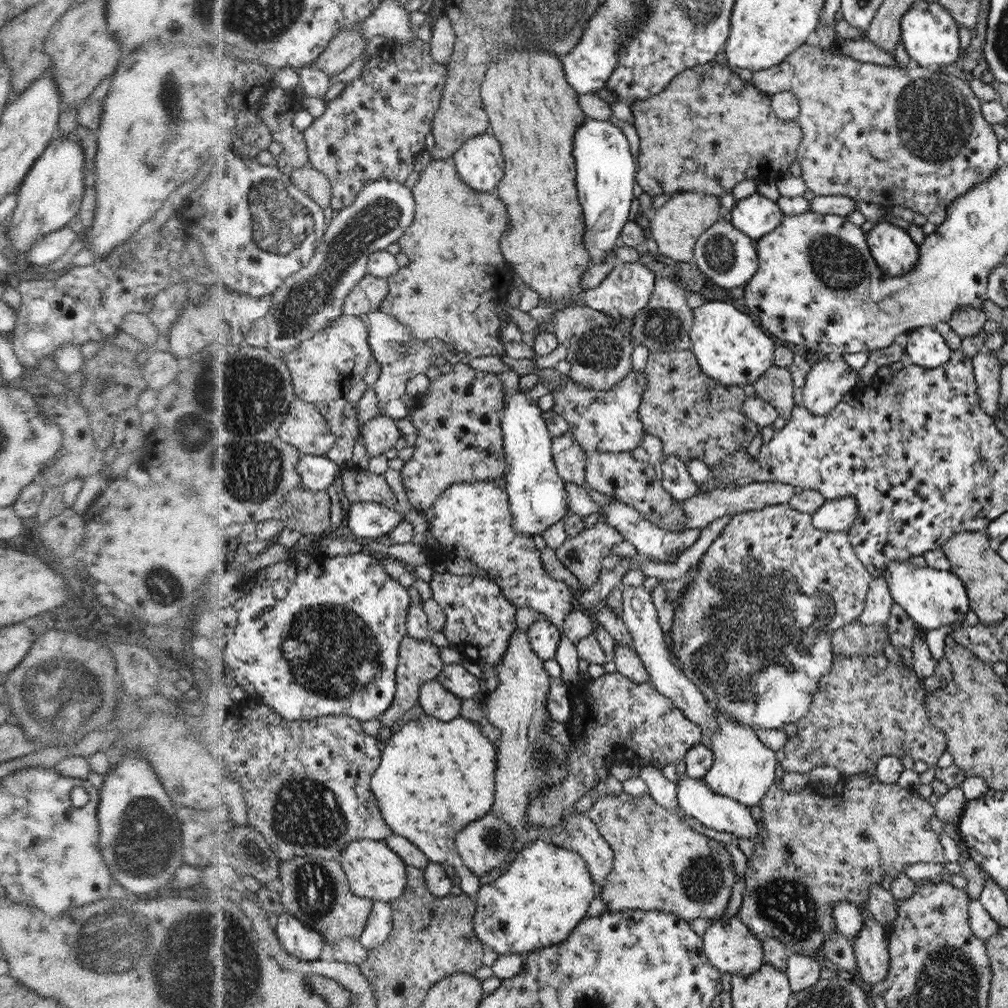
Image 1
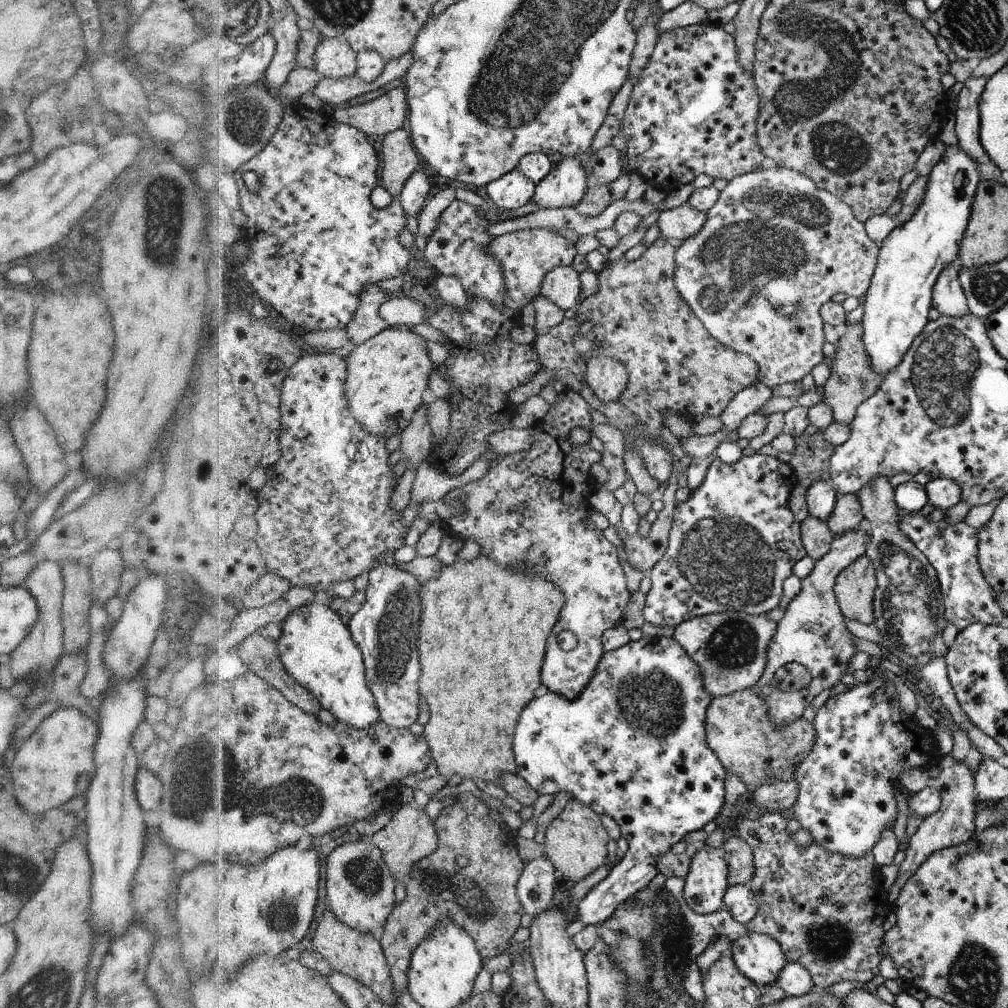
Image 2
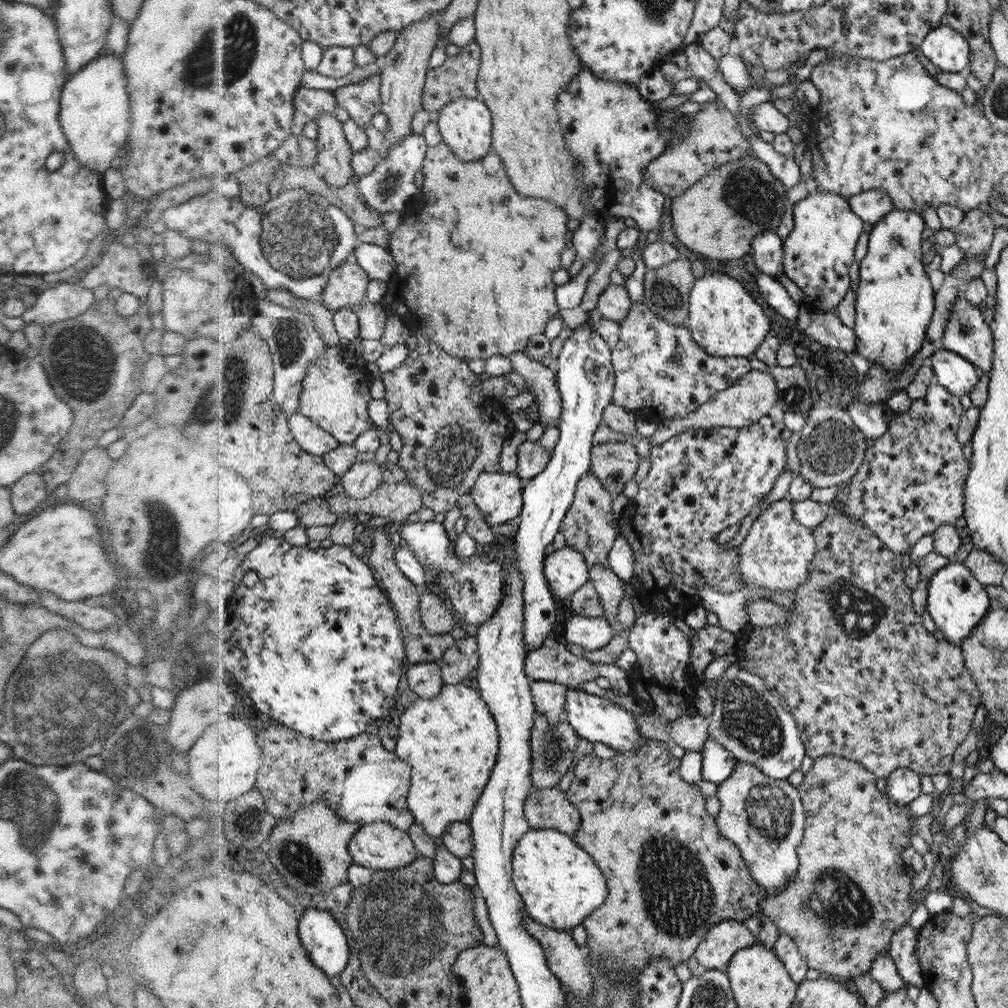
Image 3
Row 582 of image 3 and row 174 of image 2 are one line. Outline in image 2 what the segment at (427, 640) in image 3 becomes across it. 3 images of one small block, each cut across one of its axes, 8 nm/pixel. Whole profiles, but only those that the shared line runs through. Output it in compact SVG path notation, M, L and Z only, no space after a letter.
M400 129L386 136L382 149L383 186L400 200L409 180L423 168L422 158L412 132Z

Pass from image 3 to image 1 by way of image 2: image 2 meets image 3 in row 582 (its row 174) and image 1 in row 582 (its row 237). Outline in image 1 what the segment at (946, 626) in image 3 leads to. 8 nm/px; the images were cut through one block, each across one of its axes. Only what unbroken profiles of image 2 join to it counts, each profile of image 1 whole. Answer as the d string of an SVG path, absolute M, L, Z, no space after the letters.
M893 562L883 573L892 600L900 605L908 616L919 624L921 629L934 630L965 621L966 614L972 609L965 583L951 570L928 566L914 566L907 562Z

